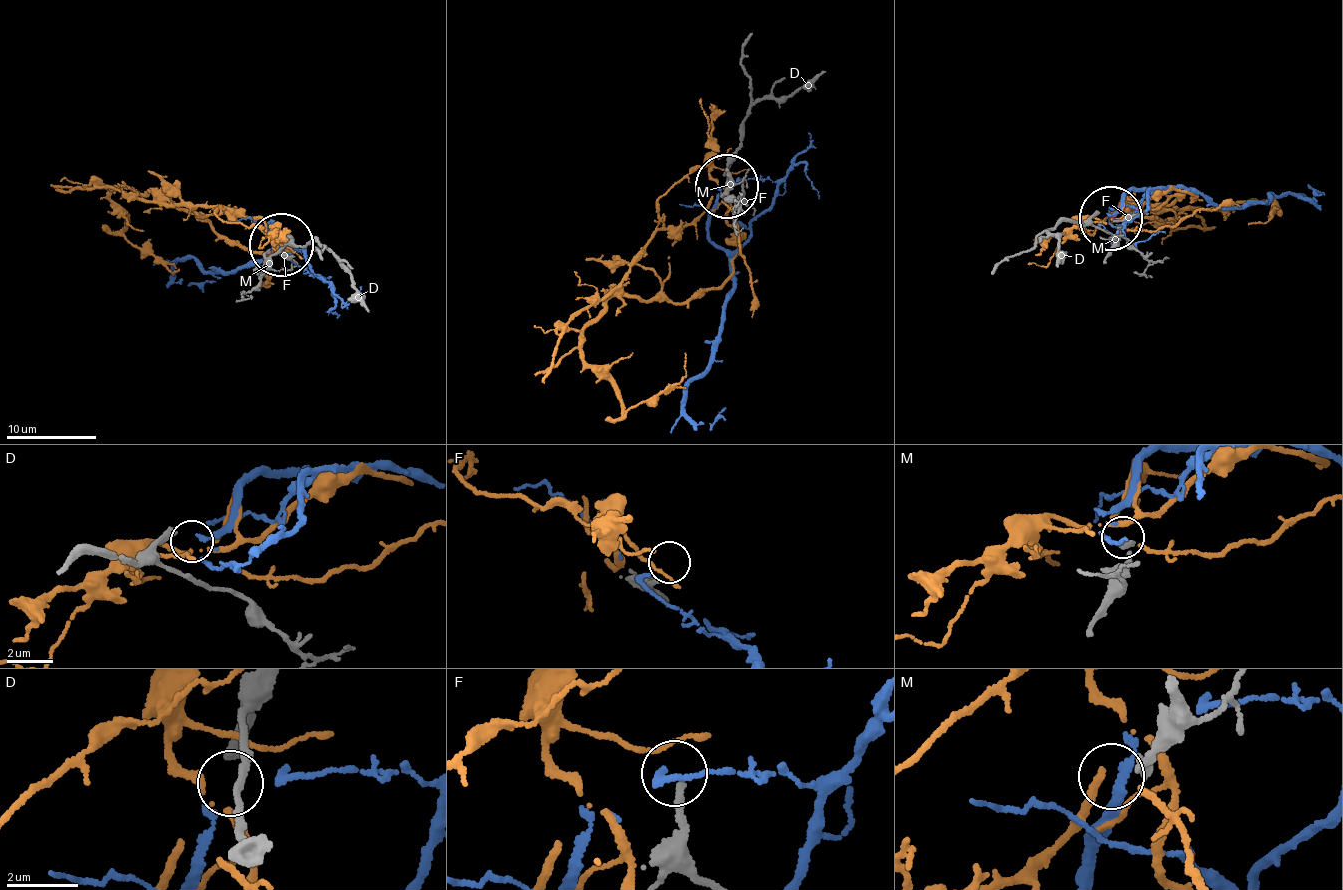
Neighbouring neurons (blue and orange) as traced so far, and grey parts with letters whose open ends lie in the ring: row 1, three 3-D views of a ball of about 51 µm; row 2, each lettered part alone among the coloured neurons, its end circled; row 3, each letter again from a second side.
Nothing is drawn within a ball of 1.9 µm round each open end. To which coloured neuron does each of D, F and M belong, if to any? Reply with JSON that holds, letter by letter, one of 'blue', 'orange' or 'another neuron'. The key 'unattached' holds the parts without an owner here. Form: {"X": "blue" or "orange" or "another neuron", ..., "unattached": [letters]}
{"D": "blue", "F": "another neuron", "M": "another neuron", "unattached": ["F", "M"]}

